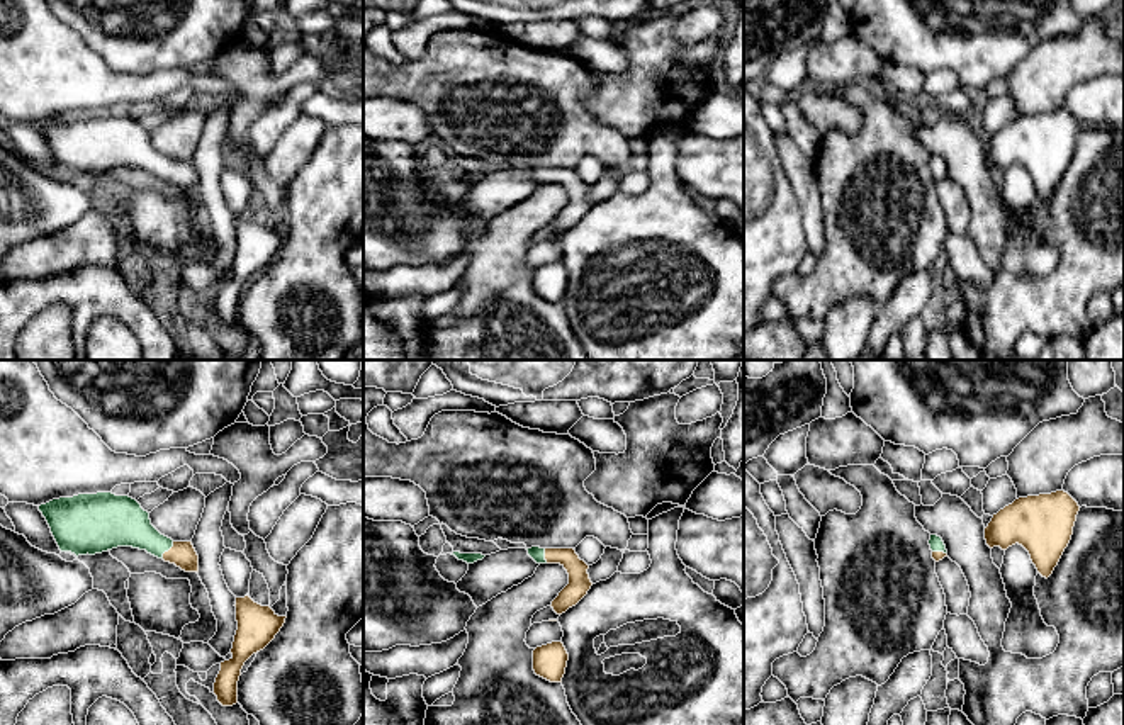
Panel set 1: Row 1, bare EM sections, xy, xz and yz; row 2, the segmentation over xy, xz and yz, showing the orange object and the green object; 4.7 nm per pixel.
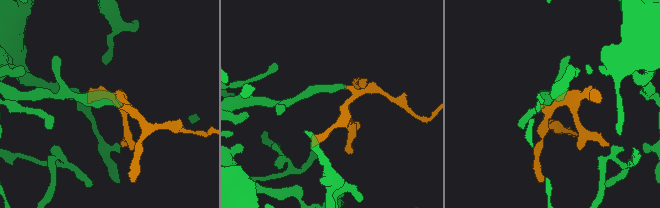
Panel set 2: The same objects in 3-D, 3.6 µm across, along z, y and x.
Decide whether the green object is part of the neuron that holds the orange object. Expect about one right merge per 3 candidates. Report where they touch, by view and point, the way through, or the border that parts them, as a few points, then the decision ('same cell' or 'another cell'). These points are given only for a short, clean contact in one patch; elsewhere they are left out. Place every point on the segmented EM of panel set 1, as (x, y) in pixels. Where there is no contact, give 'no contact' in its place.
xy (168, 550) | across xy (182, 554), (168, 550), (124, 523) | same cell

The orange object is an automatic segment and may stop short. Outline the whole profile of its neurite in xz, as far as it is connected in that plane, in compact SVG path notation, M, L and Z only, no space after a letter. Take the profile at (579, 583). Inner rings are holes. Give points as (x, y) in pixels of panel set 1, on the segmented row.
M526 548L528 555L537 564L560 564L569 574L569 584L552 601L552 608L557 615L565 613L576 606L591 589L589 565L579 559L574 548Z

